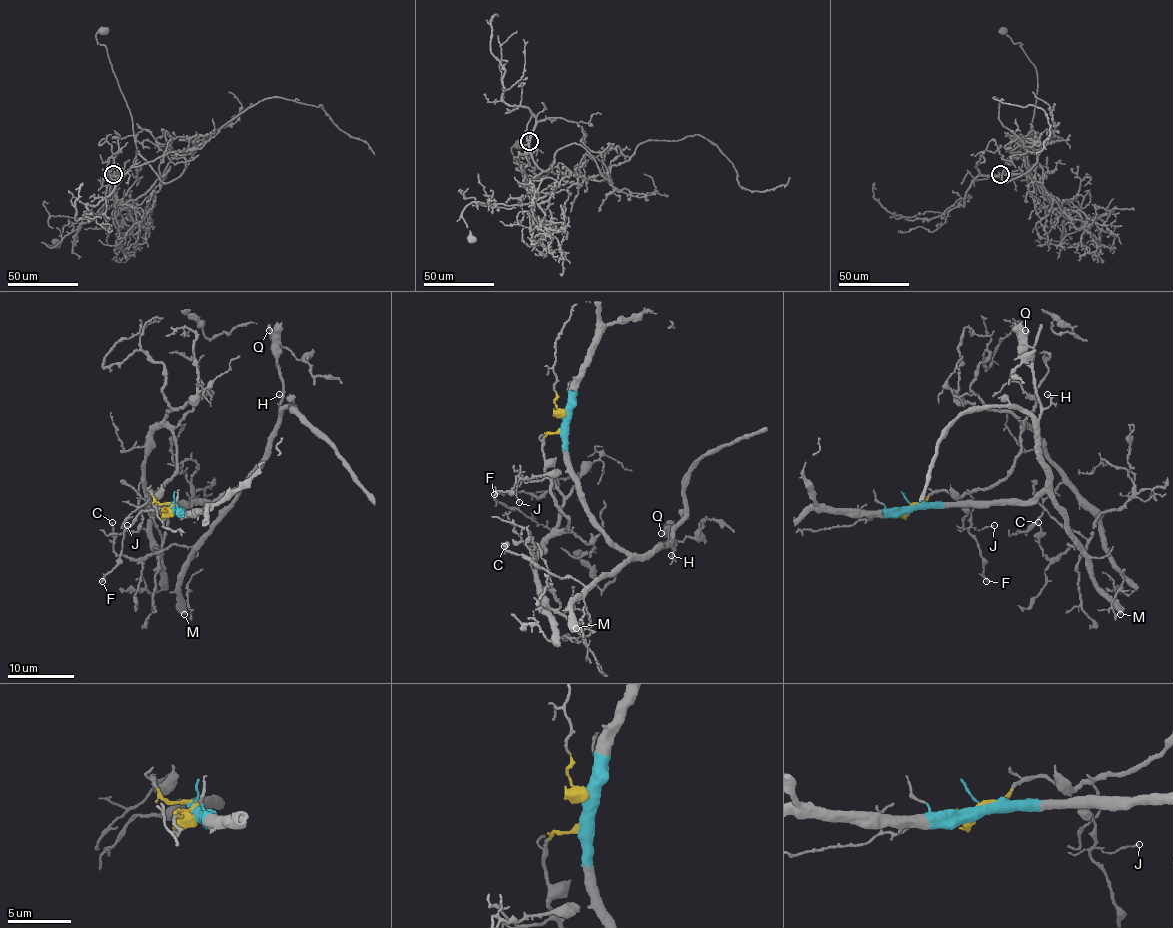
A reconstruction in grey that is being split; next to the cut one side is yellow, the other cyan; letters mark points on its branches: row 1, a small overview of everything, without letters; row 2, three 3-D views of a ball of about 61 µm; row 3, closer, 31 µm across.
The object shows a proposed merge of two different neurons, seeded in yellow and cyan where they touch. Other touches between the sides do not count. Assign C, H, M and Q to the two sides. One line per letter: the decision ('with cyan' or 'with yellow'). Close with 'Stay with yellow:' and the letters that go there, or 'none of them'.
C: with cyan
H: with cyan
M: with cyan
Q: with cyan
Stay with yellow: none of them

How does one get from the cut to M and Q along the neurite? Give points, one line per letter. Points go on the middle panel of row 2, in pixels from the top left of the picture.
M: (565, 419), (566, 472), (575, 482), (579, 501), (588, 516), (628, 556), (573, 603), (576, 627)
Q: (565, 419), (566, 472), (584, 511), (631, 553), (674, 548), (667, 530), (661, 533)

